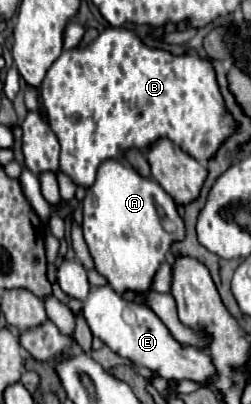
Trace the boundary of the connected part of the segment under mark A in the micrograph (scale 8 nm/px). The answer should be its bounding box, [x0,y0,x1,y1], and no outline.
[83,159,185,293]

